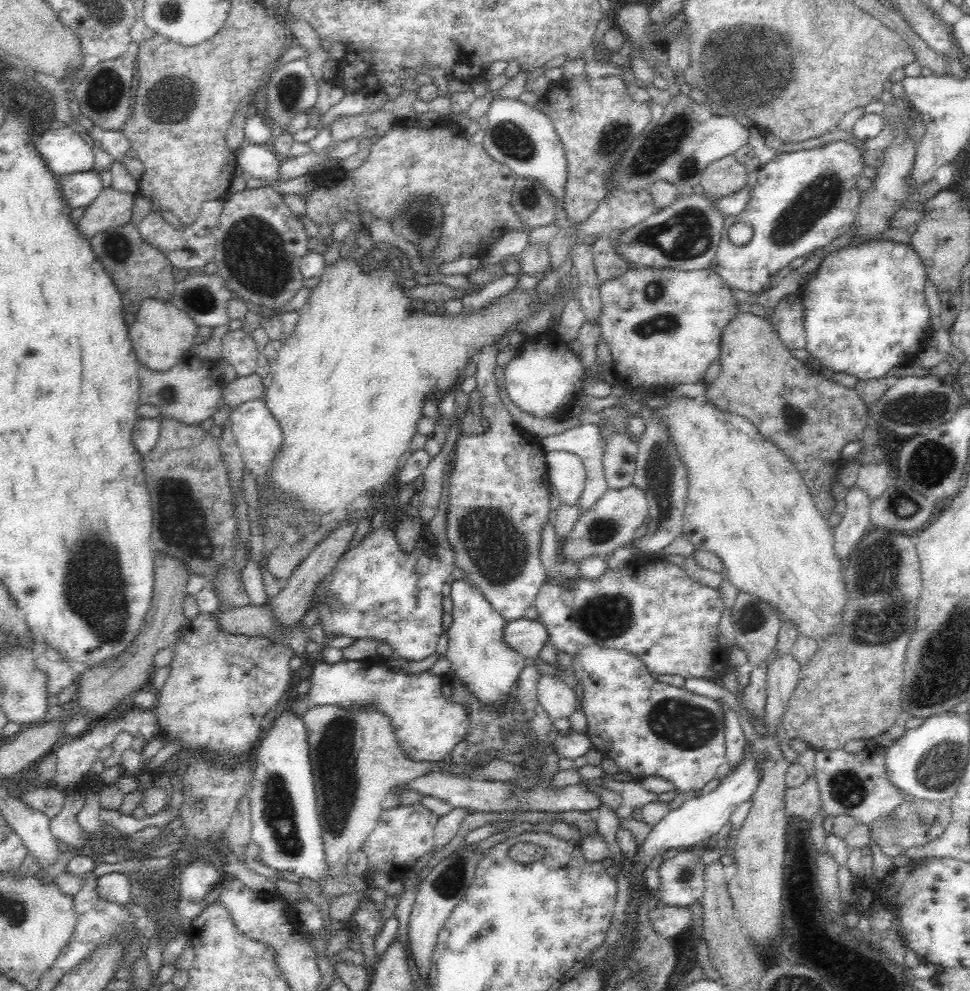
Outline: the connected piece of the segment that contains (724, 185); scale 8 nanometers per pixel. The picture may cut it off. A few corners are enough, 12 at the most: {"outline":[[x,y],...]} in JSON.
{"outline":[[733,154],[708,164],[702,188],[716,198],[748,182]]}

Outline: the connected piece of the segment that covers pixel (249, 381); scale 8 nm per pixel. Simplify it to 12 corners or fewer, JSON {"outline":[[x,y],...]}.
{"outline":[[256,373],[222,383],[221,399],[231,409],[263,399],[262,377]]}

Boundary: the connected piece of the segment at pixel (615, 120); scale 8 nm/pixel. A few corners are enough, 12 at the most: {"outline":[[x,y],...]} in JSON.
{"outline":[[619,75],[550,84],[562,211],[590,218],[604,174],[651,122]]}

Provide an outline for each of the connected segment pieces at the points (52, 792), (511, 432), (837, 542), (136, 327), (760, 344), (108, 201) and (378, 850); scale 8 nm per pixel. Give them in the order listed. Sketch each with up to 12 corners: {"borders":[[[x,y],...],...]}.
{"borders":[[[40,787],[18,795],[26,807],[53,820],[67,791]],[[476,357],[482,435],[459,434],[453,566],[507,621],[545,584],[545,454]],[[848,489],[845,514],[834,528],[834,550],[846,561],[871,527],[872,500]],[[144,299],[128,328],[138,362],[164,372],[189,355],[198,325]],[[770,321],[726,324],[705,400],[748,419],[817,511],[870,421]],[[105,188],[76,229],[91,239],[131,222],[131,193]],[[420,802],[380,813],[360,848],[365,874],[402,880],[432,850],[438,818]]]}

